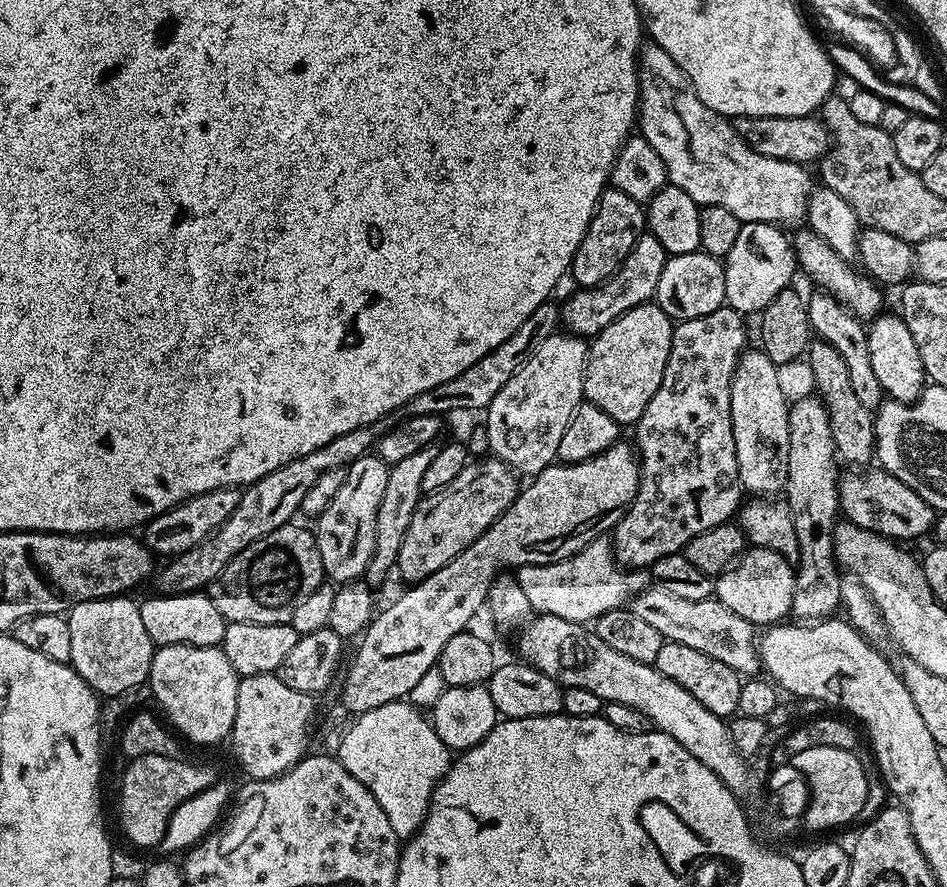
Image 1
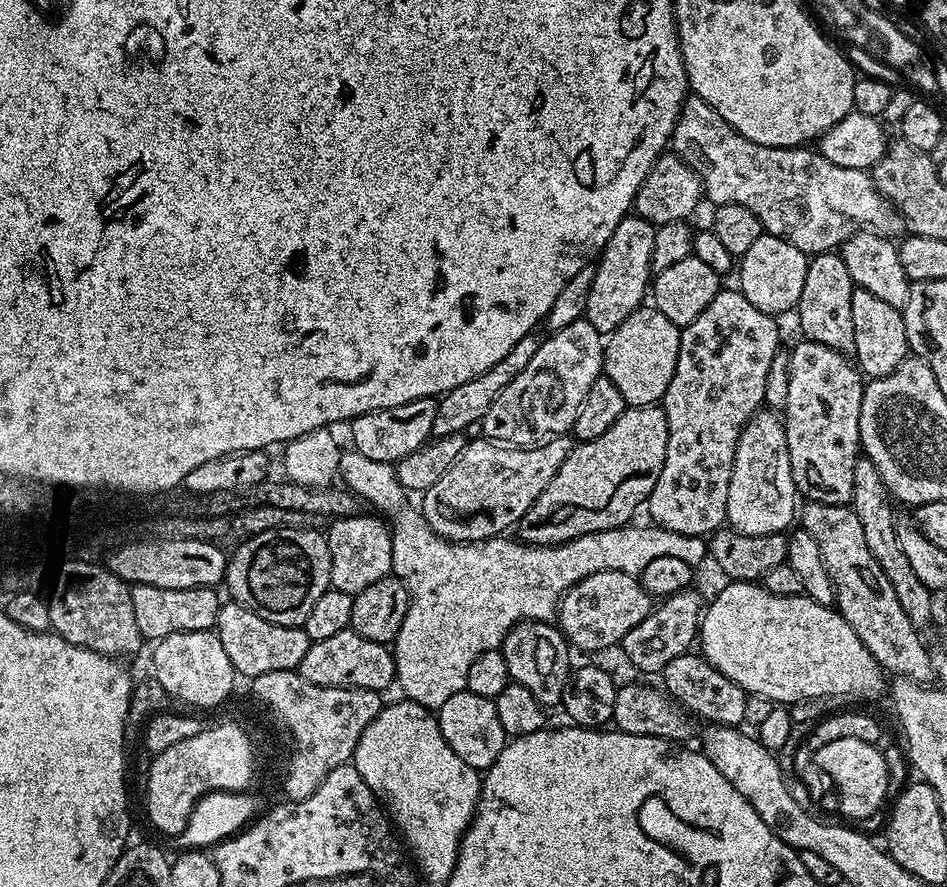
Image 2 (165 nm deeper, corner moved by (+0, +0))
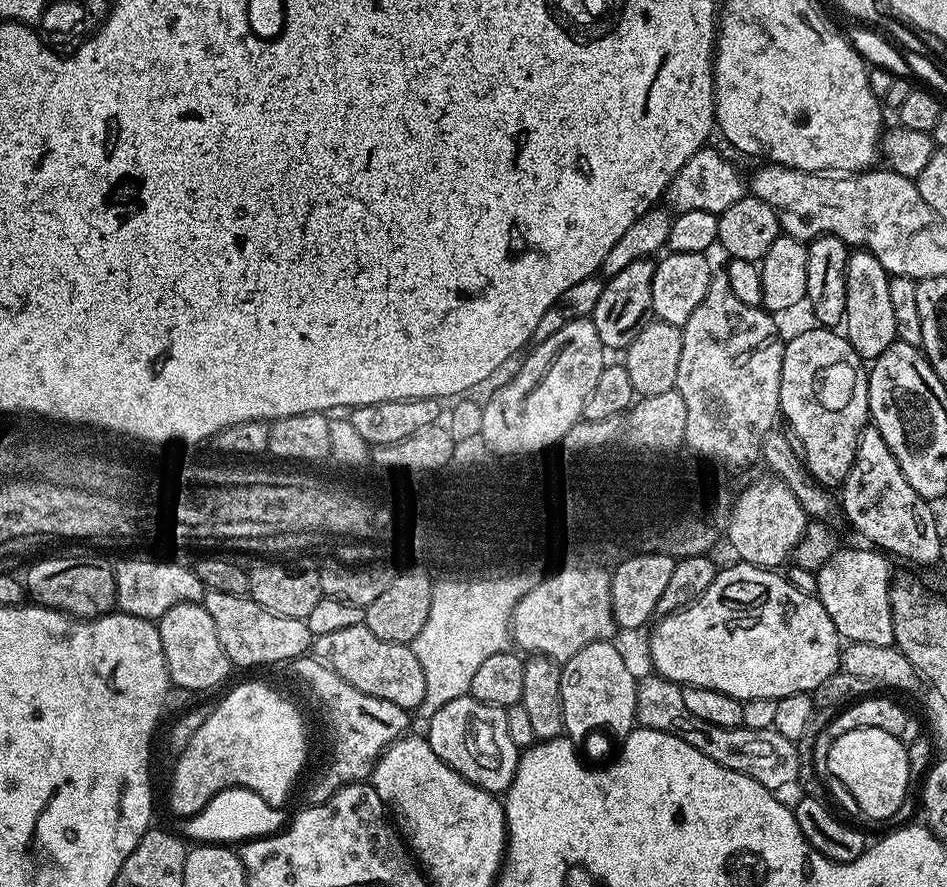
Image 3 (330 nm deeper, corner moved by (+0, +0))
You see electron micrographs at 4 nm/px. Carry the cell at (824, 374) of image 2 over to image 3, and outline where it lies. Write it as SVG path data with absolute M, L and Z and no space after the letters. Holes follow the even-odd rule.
M817 326L785 343L780 375L780 416L788 419L787 427L802 438L805 447L803 461L808 465L808 472L814 479L825 486L843 485L850 474L850 466L854 466L856 448L860 444L860 431L870 420L868 374L865 365L858 359L854 346L850 346L847 335Z

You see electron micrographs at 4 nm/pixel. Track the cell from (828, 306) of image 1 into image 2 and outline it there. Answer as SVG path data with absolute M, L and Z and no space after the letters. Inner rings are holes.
M831 251L813 255L808 261L806 282L802 282L802 298L795 307L802 322L801 337L851 357L856 350L854 317L850 310L853 287L850 270L846 270L846 262L839 254Z

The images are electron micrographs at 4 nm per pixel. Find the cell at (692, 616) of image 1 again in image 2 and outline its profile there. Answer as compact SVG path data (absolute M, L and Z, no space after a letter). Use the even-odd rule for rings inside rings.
M602 570L598 574L590 574L582 578L582 582L575 584L562 599L558 609L558 627L564 634L564 639L568 641L573 649L581 648L584 652L600 652L603 648L616 648L642 618L646 618L652 613L654 607L653 597L648 595L648 591L640 585L639 579L630 574L622 574L618 570Z

